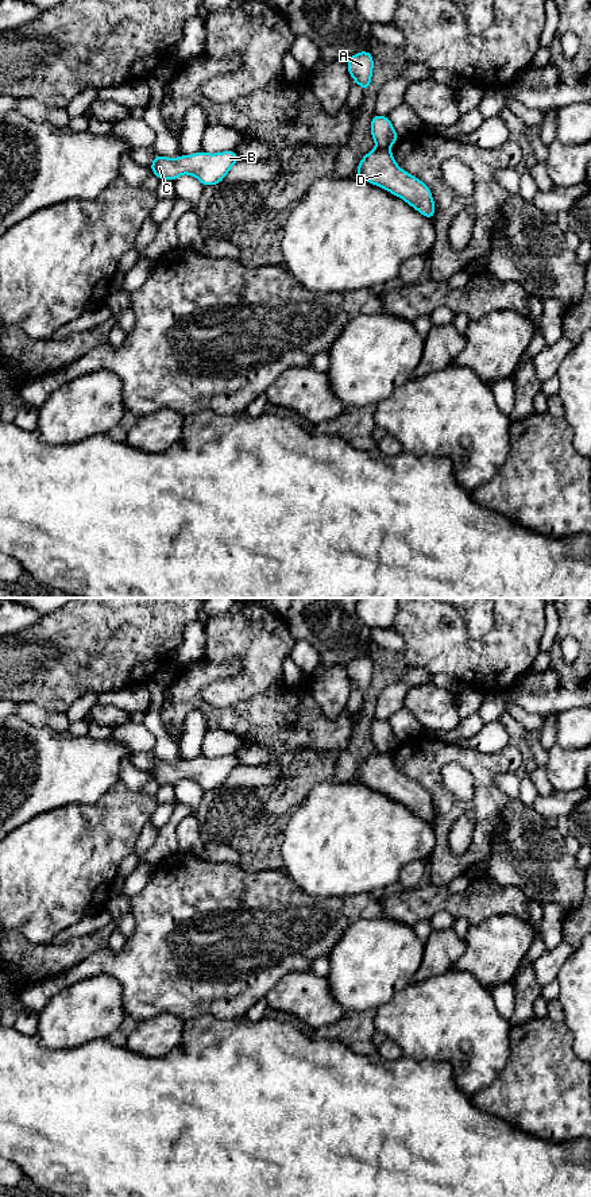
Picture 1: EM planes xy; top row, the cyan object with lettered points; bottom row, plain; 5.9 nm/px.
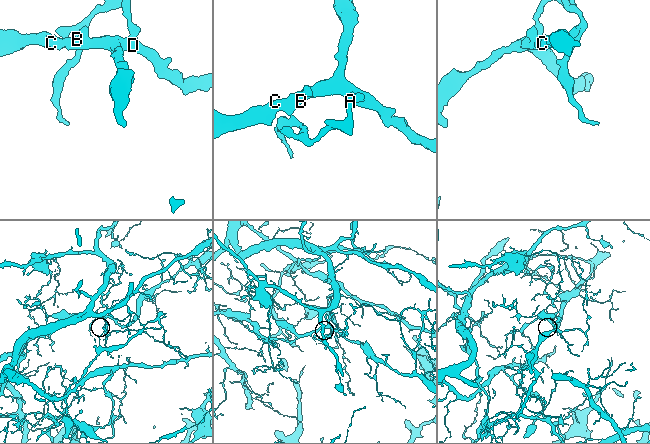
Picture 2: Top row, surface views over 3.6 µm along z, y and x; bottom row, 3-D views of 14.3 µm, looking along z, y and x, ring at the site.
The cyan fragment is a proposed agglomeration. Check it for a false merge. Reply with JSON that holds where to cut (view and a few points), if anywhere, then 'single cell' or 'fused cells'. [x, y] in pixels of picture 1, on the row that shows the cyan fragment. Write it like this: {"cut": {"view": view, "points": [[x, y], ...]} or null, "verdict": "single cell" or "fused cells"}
{"cut": {"view": "xy", "points": [[377, 147], [389, 150]]}, "verdict": "fused cells"}

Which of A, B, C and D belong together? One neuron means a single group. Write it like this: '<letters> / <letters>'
A / B C D

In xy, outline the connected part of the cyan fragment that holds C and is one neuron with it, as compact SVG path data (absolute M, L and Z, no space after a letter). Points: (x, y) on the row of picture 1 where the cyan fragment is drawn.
M233 150L209 154L197 151L192 155L166 158L155 154L151 165L152 174L159 179L175 181L182 174L196 177L204 186L219 185L232 166L239 162Z

